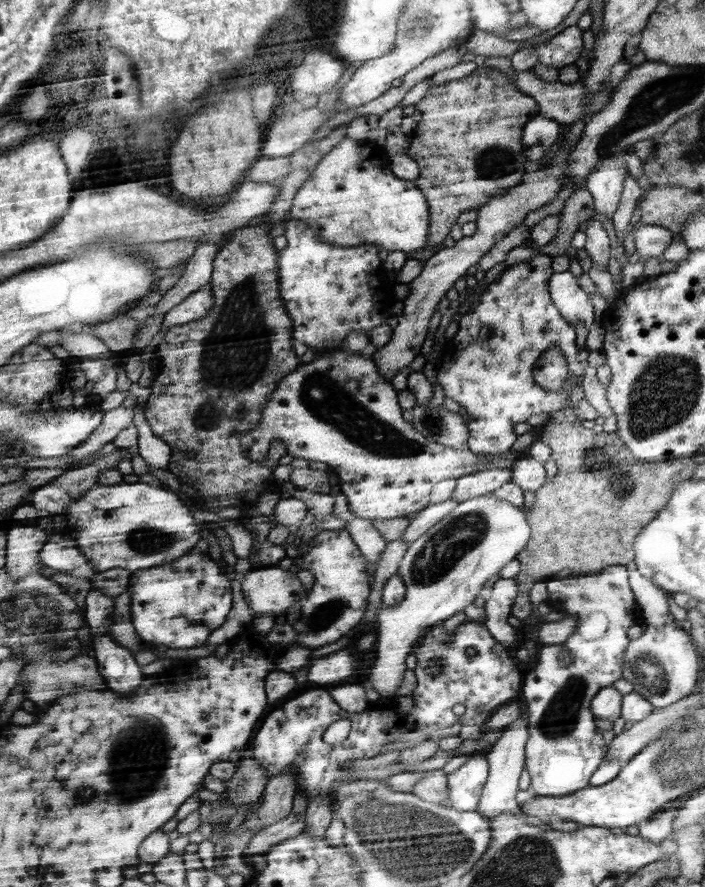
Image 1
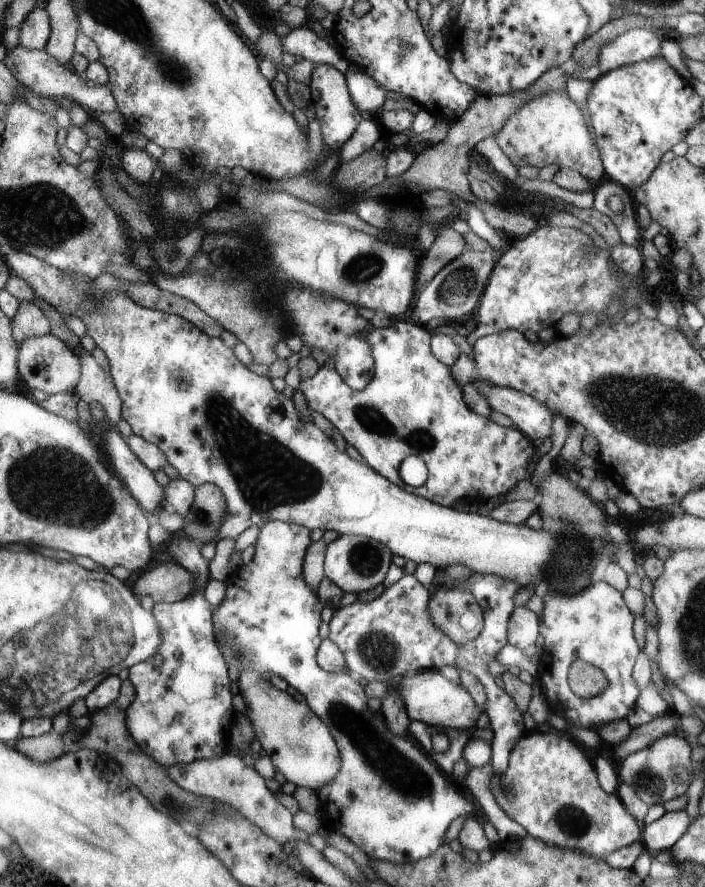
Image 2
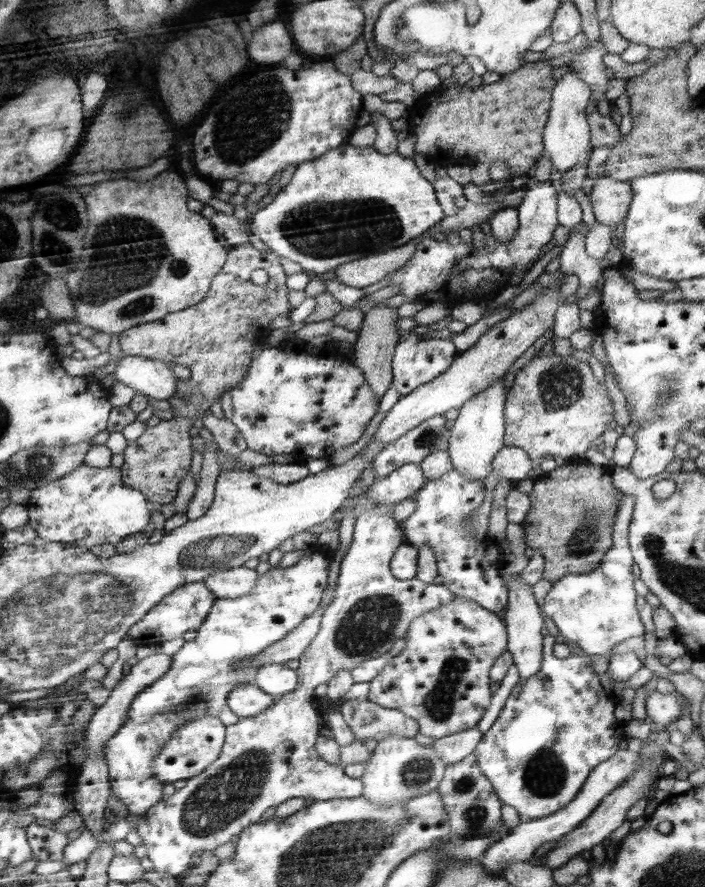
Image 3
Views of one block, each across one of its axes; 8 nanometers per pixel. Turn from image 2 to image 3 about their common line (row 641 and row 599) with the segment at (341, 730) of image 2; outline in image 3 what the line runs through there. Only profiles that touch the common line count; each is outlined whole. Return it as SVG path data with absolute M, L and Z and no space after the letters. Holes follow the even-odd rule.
M314 550L310 554L304 554L294 566L280 571L277 571L276 567L270 567L266 573L258 575L254 589L246 596L217 598L208 618L198 628L196 638L185 641L182 649L172 656L170 670L132 700L126 721L104 746L111 793L118 796L118 799L126 805L128 814L142 816L166 799L164 796L166 784L157 780L153 770L153 764L161 754L162 747L170 742L182 724L188 724L190 720L200 716L219 716L222 709L227 706L230 692L234 688L240 684L254 682L258 667L238 670L234 669L233 665L251 660L268 646L282 640L320 607L322 594L328 584L328 565L330 565L330 555Z

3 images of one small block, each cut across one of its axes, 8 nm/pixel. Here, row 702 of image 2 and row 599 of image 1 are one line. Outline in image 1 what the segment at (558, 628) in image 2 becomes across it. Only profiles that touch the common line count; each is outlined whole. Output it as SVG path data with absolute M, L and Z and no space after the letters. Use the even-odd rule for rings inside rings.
M614 565L612 567L606 567L600 574L592 575L592 576L581 576L581 577L566 577L562 579L558 578L547 578L545 580L548 596L546 602L560 602L560 606L562 606L561 612L564 613L566 617L574 617L577 620L576 630L570 635L569 639L566 639L566 643L562 645L550 645L550 646L540 646L538 649L537 657L538 660L536 664L530 667L530 670L527 670L524 673L525 679L522 684L520 699L523 700L525 704L525 710L529 716L529 738L528 742L525 744L525 767L529 770L531 774L531 782L529 791L534 792L536 796L566 796L573 794L577 791L582 791L584 788L589 787L590 777L598 770L598 767L604 762L604 758L608 755L609 744L612 743L615 735L613 731L607 732L598 732L596 730L596 720L594 720L594 714L592 712L592 706L590 705L590 700L594 700L598 692L602 691L602 688L607 688L613 686L614 682L621 678L625 678L625 666L626 666L626 650L628 650L628 636L626 636L626 632L628 632L628 628L632 626L632 624L636 624L636 622L640 621L640 612L636 610L636 602L634 602L634 594L632 594L632 590L630 590L630 585L628 584L628 570L626 570L626 565ZM566 649L568 653L570 653L570 664L568 666L562 666L560 664L560 660L558 660L558 655L560 655L560 650Z

